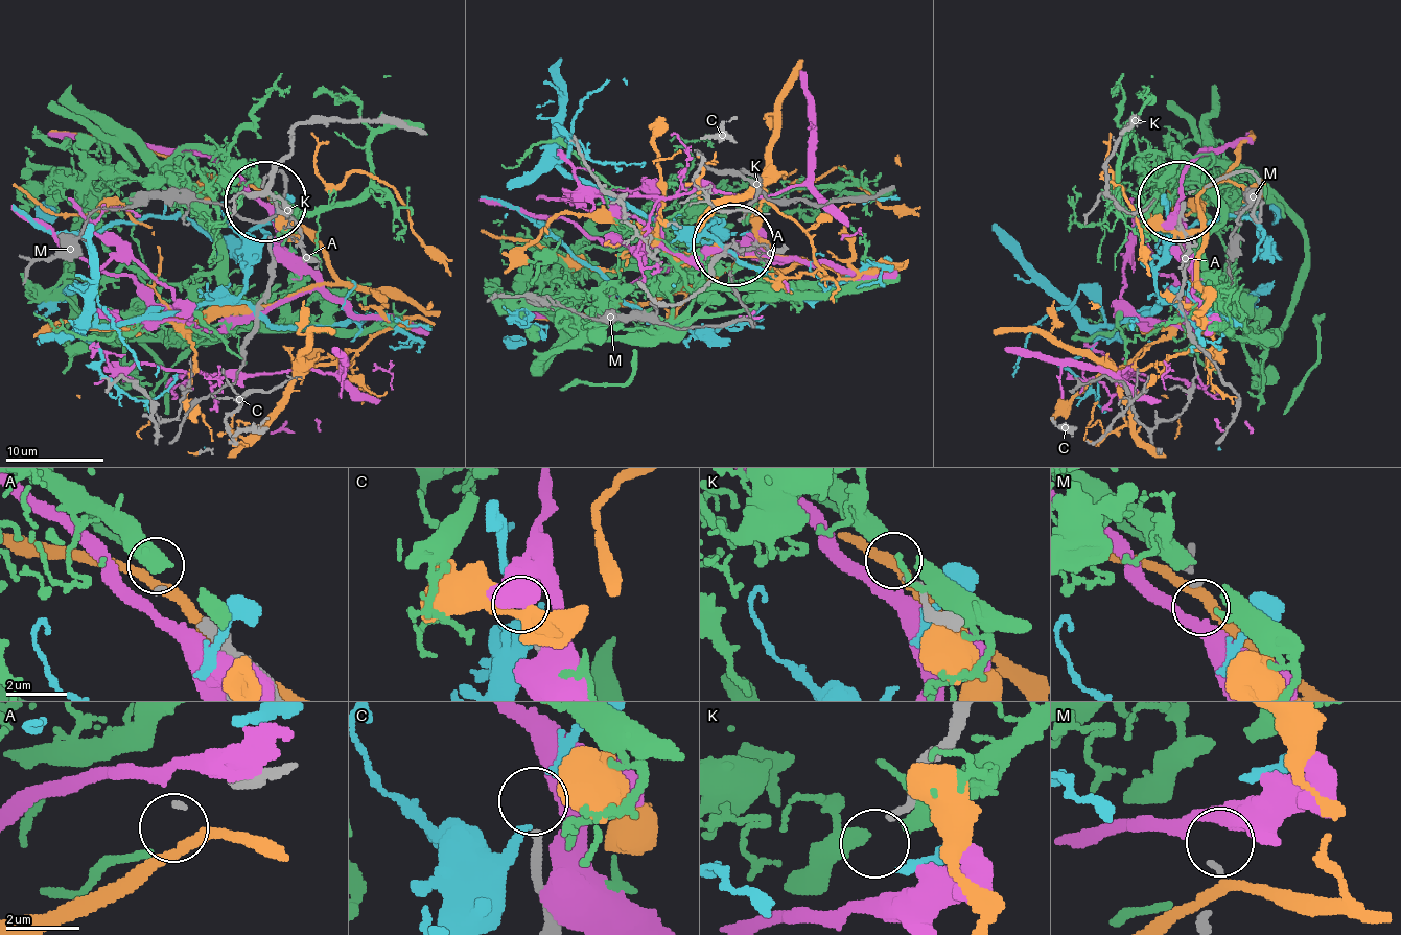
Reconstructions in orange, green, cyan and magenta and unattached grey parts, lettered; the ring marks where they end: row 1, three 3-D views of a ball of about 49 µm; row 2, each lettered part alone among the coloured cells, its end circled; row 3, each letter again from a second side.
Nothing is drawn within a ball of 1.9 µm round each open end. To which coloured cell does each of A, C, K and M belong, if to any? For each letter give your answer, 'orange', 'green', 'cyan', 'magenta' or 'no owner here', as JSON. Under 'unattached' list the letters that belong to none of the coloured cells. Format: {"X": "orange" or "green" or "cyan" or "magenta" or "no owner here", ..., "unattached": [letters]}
{"A": "green", "C": "no owner here", "K": "no owner here", "M": "magenta", "unattached": ["C", "K"]}

